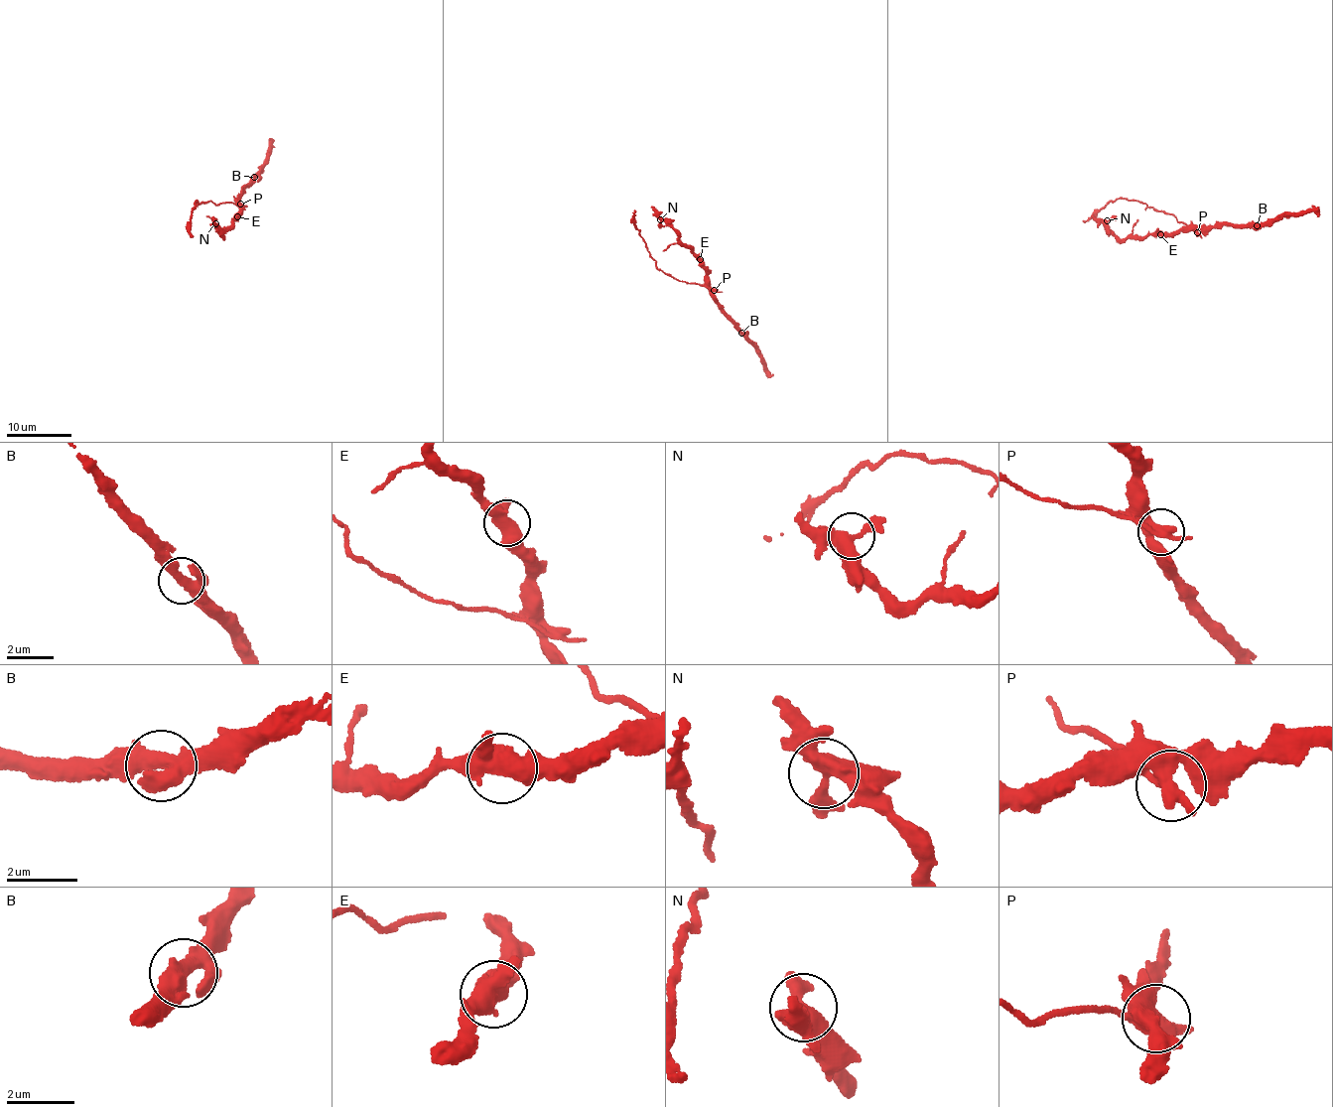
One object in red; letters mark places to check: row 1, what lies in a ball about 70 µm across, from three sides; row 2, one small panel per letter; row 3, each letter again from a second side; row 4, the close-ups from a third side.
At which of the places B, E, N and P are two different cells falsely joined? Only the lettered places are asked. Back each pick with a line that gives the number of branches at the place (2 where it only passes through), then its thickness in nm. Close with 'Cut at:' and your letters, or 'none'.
P: 3 branches meet; 360 nm thick
Cut at: P

